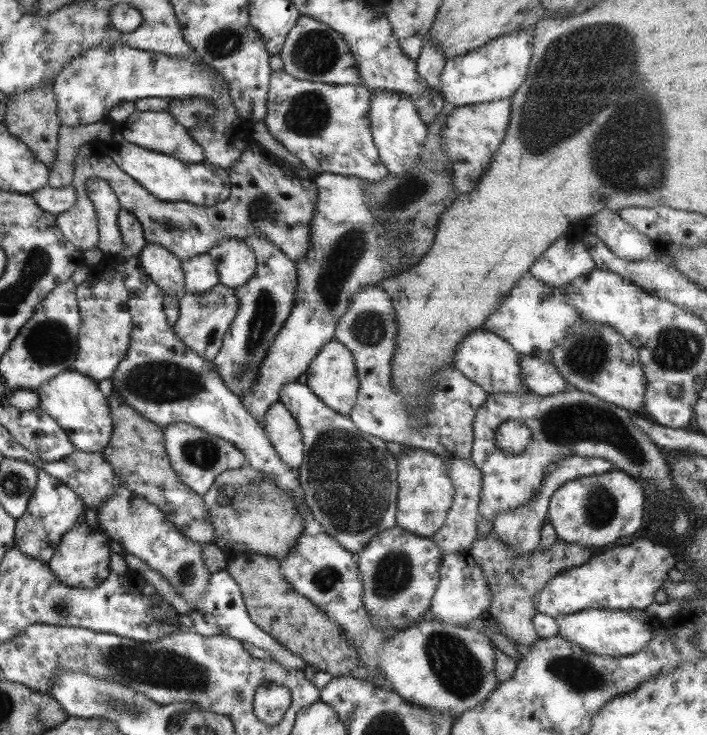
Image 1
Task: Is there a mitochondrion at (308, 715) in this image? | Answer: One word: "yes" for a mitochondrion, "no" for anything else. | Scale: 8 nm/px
no

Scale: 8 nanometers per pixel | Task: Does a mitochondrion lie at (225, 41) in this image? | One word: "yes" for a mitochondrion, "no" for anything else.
yes

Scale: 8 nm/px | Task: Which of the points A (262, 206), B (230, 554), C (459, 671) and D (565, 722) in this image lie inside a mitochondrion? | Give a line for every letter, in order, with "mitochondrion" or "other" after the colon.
A: mitochondrion
B: other
C: mitochondrion
D: other

